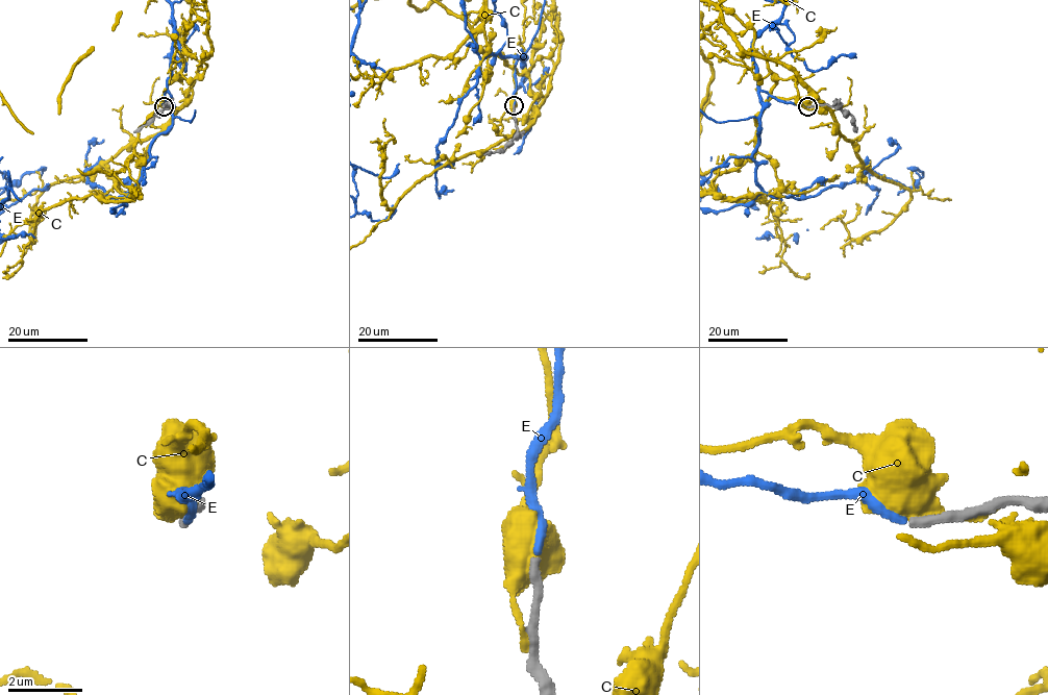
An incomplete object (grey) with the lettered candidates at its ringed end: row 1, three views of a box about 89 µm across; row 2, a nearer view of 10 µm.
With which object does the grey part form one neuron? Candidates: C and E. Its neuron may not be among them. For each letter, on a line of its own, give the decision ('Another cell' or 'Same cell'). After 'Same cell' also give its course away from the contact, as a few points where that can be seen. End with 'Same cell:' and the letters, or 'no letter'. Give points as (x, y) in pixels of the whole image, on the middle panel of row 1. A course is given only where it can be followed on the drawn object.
C: Another cell
E: Same cell
Same cell: E

